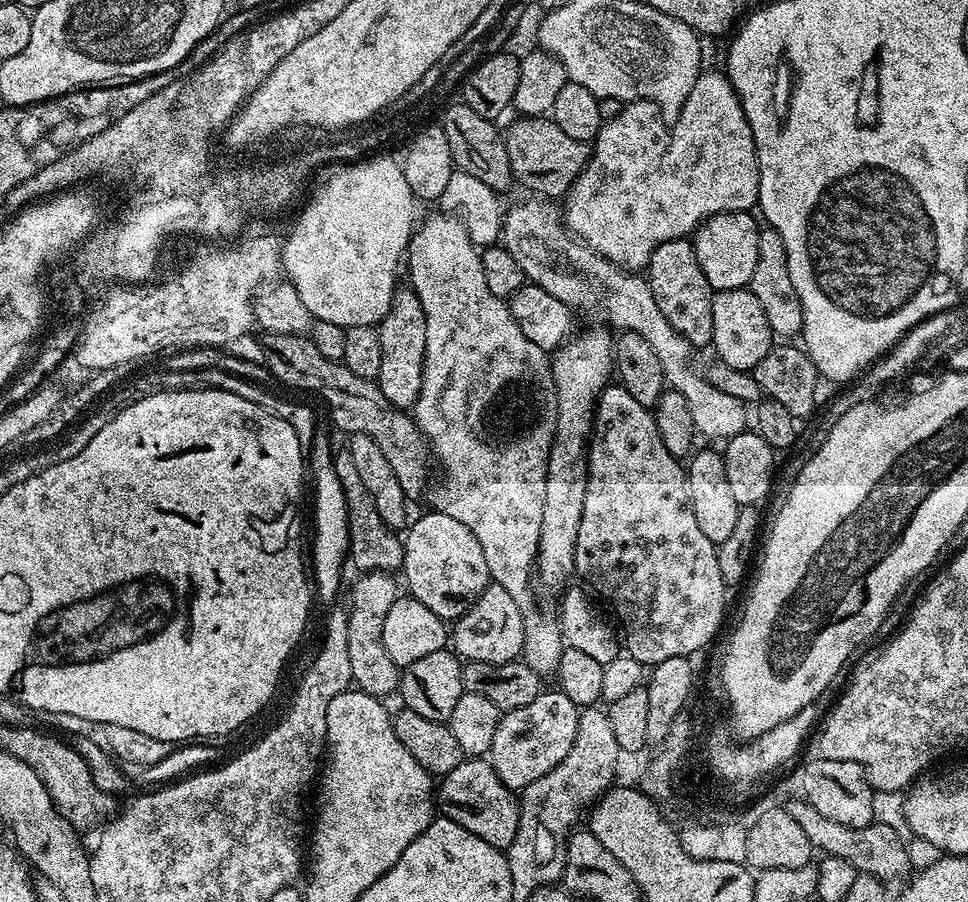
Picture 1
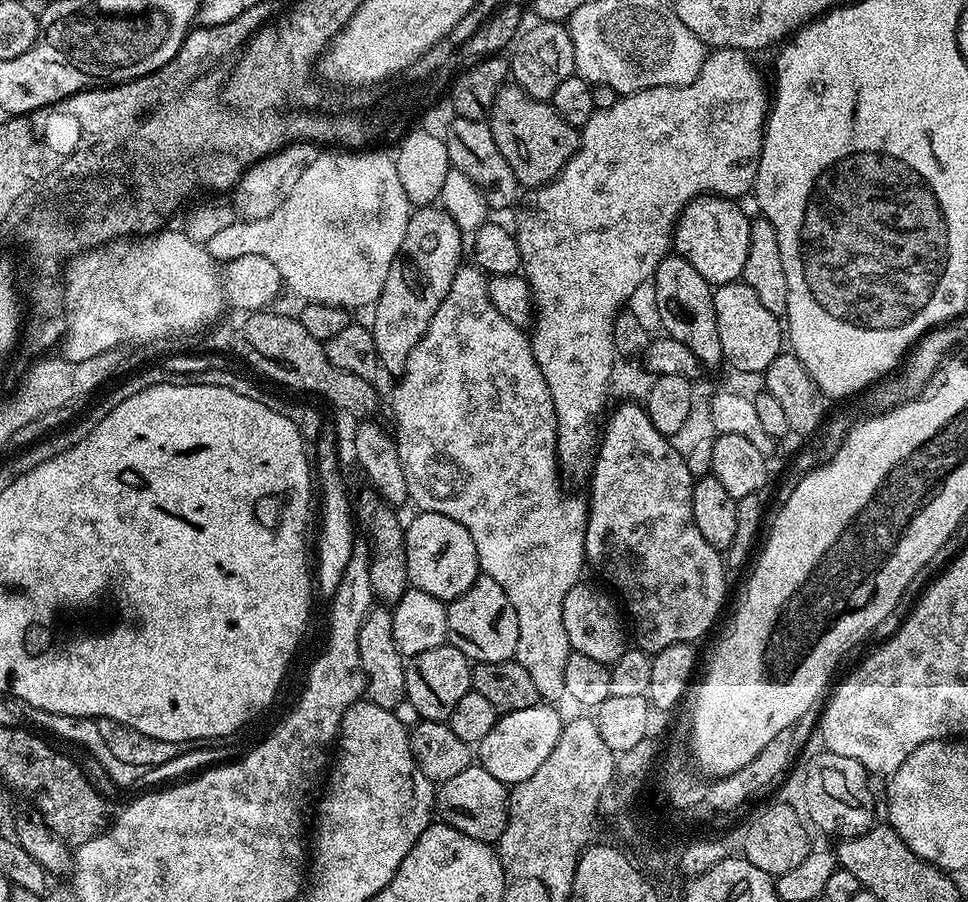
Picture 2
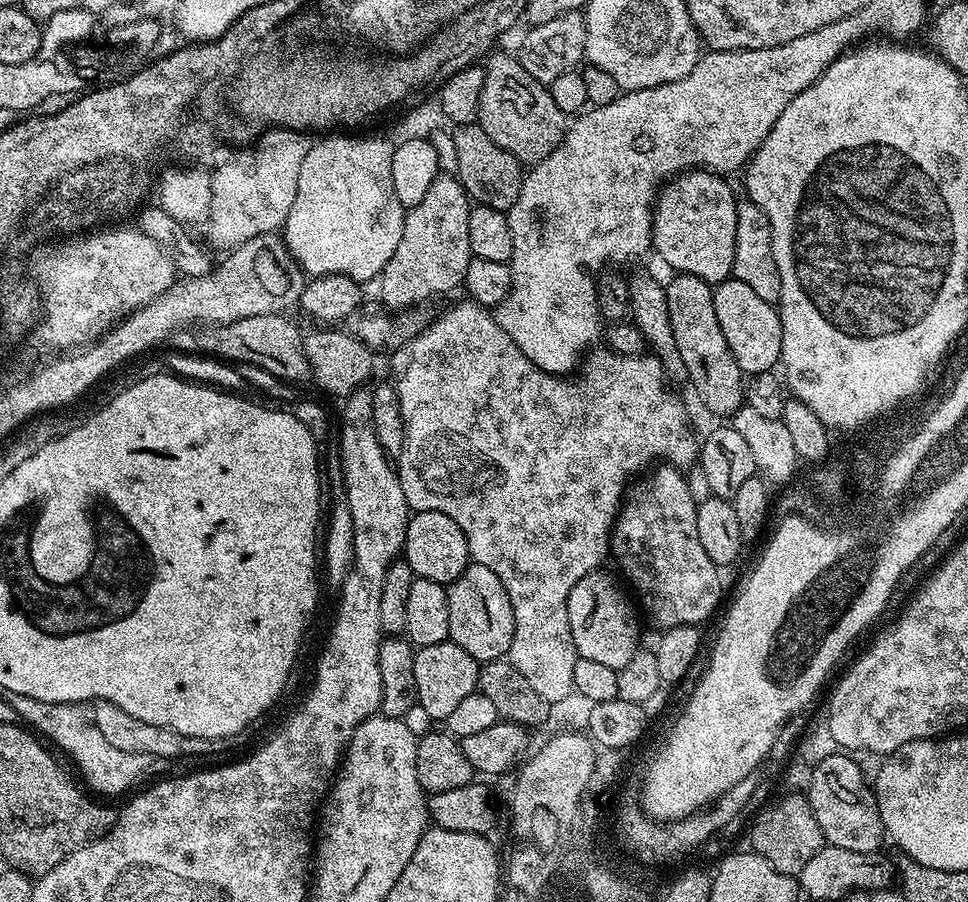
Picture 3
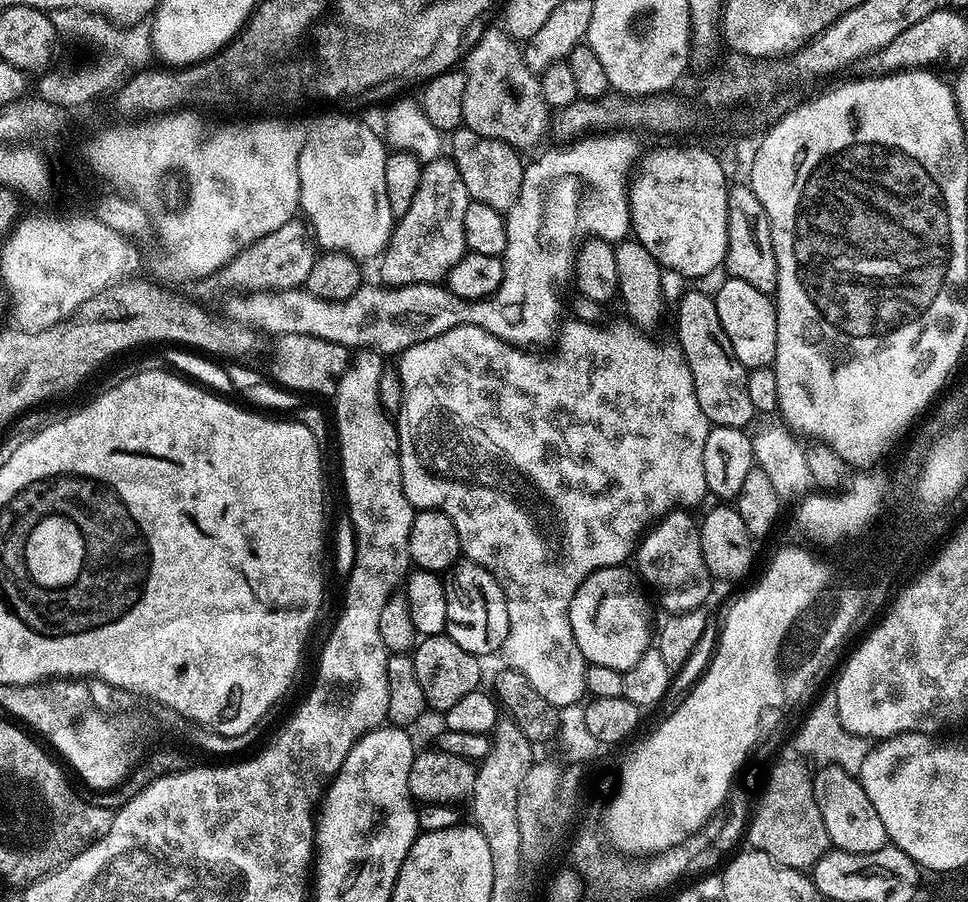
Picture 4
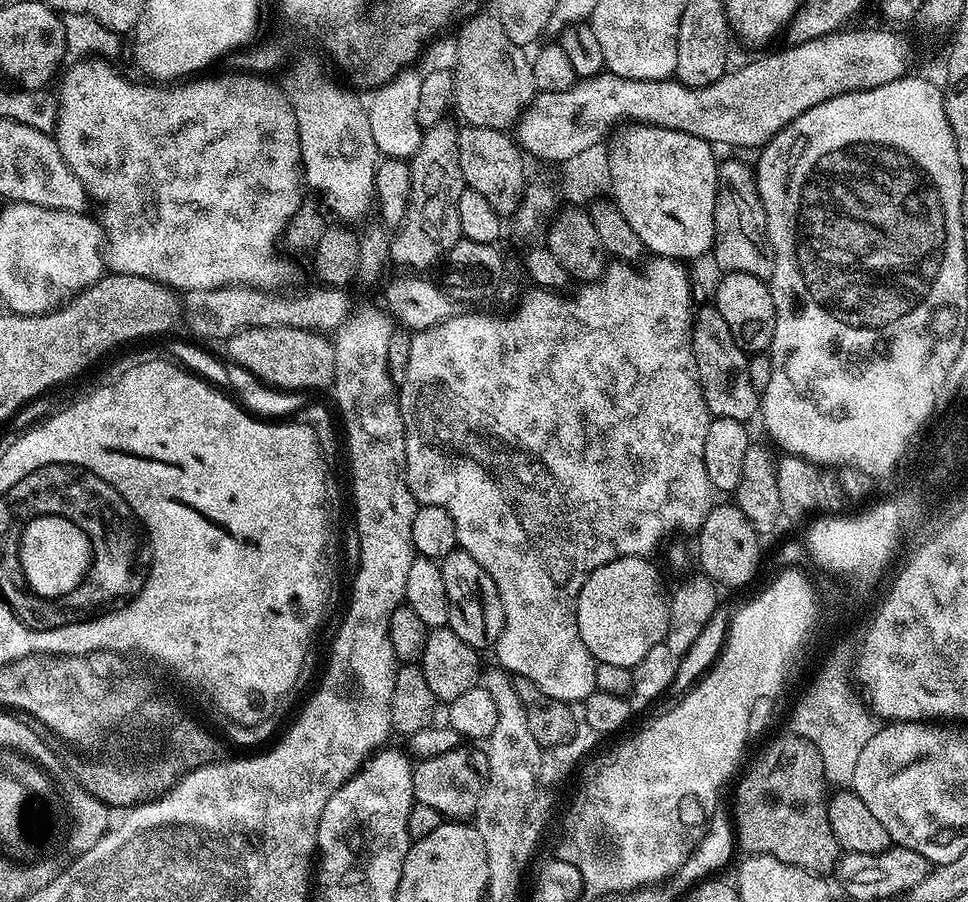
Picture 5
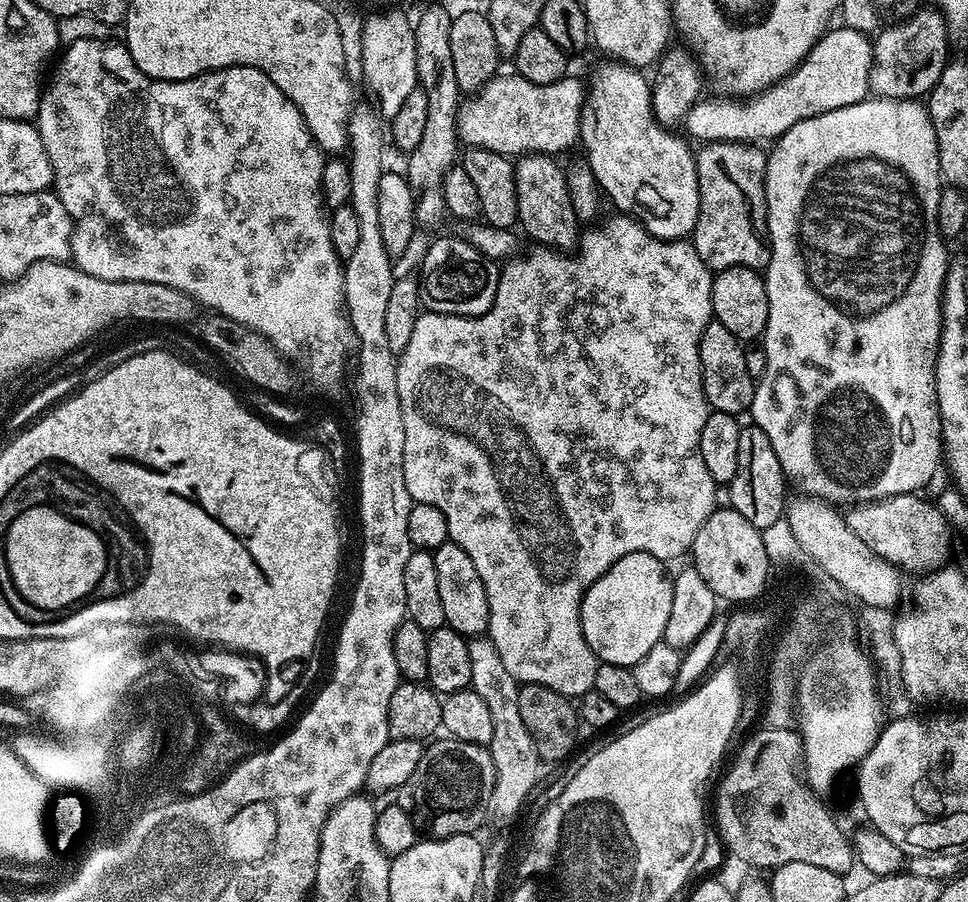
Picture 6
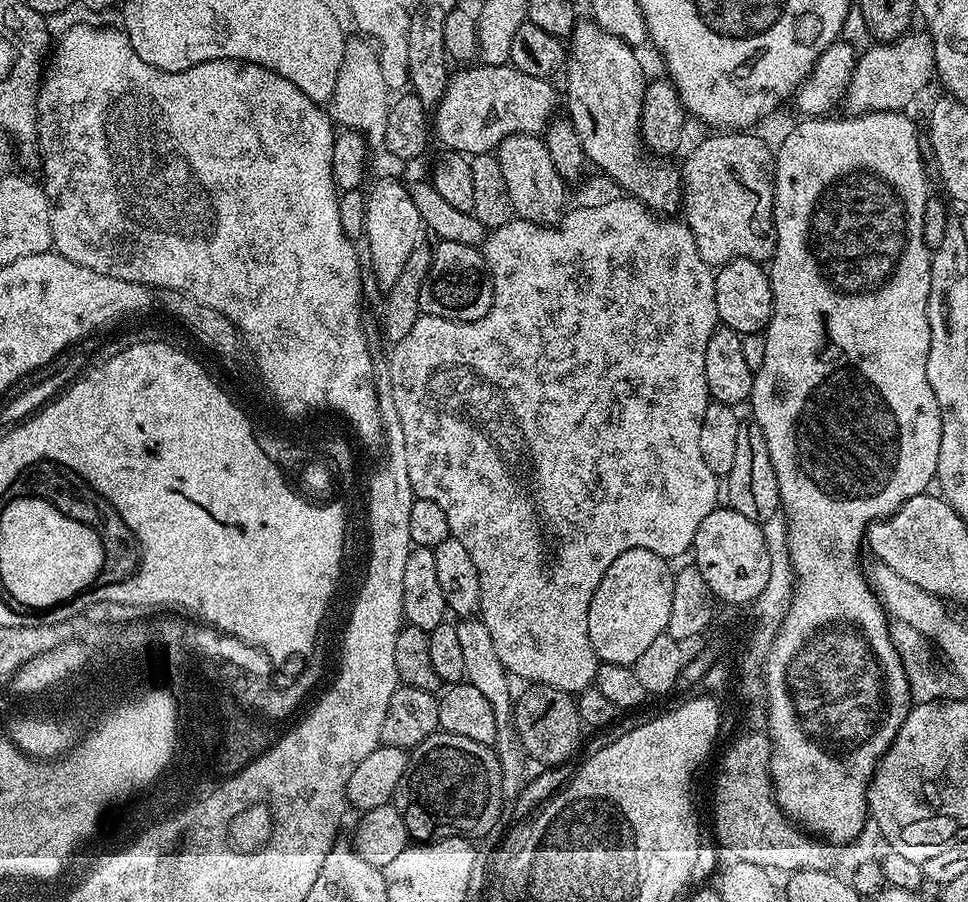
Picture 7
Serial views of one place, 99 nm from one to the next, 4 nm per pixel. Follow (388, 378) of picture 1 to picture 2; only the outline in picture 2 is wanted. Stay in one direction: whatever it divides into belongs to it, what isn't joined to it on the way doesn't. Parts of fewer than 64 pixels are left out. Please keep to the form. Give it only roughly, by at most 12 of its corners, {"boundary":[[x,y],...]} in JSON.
{"boundary":[[440,206],[408,217],[370,323],[380,367],[404,371],[461,267]]}

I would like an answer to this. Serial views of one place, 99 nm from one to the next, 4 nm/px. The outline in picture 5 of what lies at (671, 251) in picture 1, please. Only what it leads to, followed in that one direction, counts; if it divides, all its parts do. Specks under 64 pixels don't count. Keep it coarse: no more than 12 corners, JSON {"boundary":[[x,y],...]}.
{"boundary":[[714,306],[695,313],[692,349],[715,418],[748,422],[761,393],[749,353]]}

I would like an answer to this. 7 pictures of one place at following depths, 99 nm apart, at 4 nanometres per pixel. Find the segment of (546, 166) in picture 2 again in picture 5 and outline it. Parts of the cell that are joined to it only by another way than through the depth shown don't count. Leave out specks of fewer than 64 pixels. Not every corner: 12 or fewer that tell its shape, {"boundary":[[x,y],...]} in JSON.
{"boundary":[[497,15],[457,29],[453,103],[509,129],[537,95]]}

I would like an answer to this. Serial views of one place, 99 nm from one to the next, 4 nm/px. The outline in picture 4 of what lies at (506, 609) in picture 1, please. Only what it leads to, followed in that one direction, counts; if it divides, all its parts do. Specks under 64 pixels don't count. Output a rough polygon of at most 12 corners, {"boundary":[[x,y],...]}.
{"boundary":[[457,560],[443,577],[446,635],[487,658],[508,633],[504,587]]}

